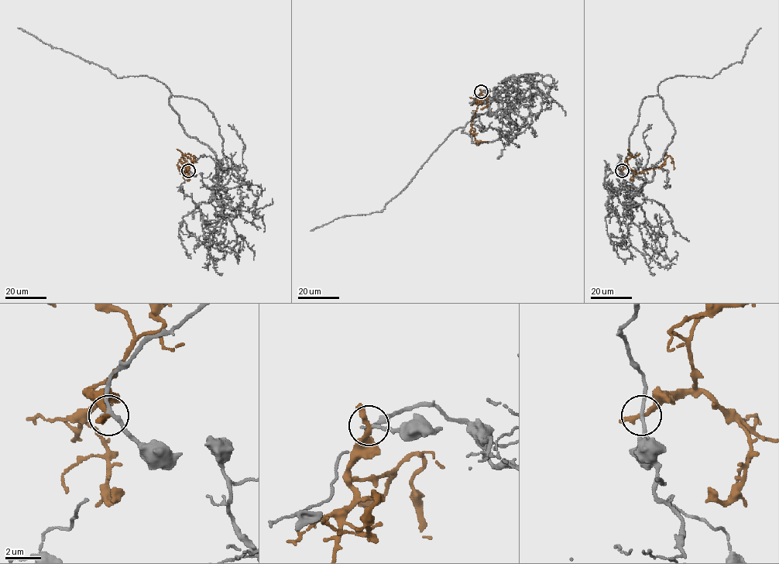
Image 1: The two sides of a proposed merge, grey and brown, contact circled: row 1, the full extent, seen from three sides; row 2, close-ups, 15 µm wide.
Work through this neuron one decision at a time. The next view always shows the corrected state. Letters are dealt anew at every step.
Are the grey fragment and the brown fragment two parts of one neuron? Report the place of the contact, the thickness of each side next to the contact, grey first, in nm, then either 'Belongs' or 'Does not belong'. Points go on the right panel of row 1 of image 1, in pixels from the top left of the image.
Place: (622, 170). Thickness 200 nm (grey) against 280 nm. Does not belong

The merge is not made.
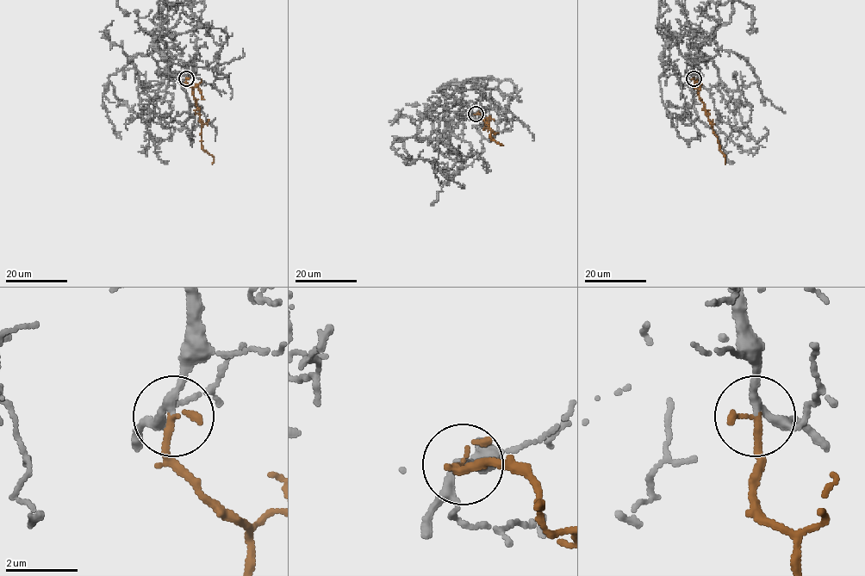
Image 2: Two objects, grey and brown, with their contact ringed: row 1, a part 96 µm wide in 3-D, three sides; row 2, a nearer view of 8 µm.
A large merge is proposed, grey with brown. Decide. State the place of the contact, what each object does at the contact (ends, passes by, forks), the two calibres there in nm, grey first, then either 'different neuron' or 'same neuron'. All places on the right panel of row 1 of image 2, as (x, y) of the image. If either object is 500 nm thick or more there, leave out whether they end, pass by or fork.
at (693, 78); grey passes by; brown passes by; 190 nm thick on the grey side, 150 nm on the other; same neuron

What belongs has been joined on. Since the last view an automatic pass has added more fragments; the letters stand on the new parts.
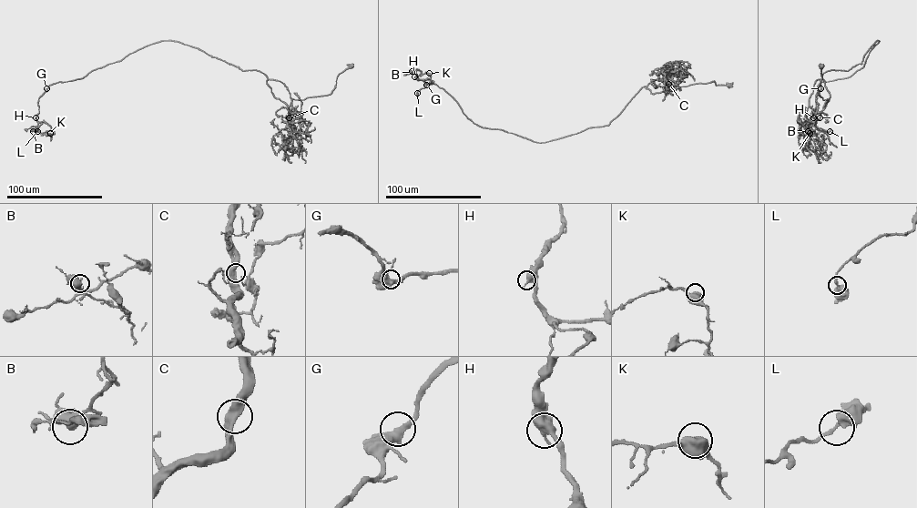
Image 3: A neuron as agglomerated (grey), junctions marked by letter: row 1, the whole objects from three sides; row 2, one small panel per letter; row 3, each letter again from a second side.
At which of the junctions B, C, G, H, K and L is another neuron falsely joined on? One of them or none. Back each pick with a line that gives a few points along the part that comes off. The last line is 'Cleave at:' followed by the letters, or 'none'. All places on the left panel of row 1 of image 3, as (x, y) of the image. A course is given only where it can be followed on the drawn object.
Cleave at: none

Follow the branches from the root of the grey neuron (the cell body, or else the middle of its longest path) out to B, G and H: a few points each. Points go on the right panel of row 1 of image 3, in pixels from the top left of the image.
B: (820, 65), (823, 110), (830, 96), (823, 74), (861, 64), (879, 41), (862, 68), (820, 84), (808, 131)
G: (820, 65), (823, 110), (830, 96), (823, 74), (861, 64), (879, 41), (862, 68), (820, 88)
H: (820, 65), (823, 110), (830, 96), (823, 74), (861, 64), (879, 41), (862, 68), (820, 84), (813, 117)

